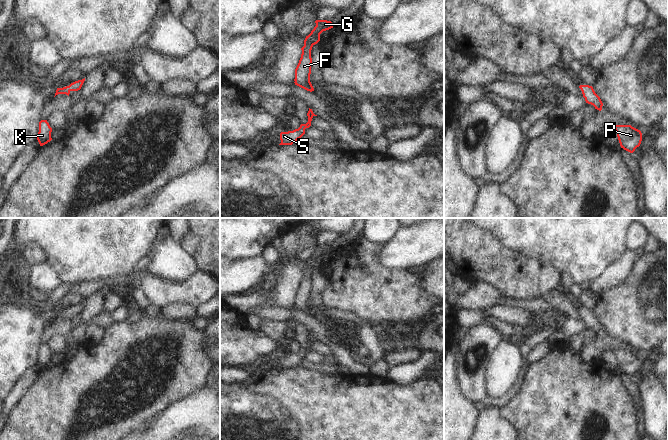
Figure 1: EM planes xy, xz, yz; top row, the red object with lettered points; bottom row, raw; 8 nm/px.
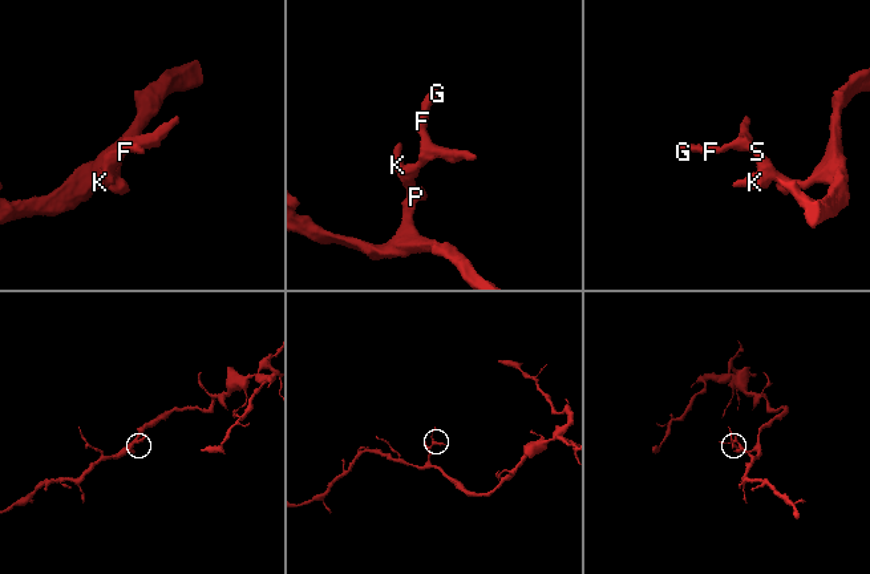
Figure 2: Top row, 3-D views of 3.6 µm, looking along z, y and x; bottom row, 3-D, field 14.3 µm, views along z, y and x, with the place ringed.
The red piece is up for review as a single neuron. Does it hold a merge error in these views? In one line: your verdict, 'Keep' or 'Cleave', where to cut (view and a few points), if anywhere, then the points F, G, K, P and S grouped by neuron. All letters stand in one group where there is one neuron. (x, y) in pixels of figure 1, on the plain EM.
Keep. No split. Groups: F G K P S.

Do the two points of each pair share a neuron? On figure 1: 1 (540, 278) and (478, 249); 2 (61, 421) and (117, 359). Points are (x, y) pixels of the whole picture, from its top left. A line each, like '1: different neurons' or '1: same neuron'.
1: same neuron
2: same neuron

